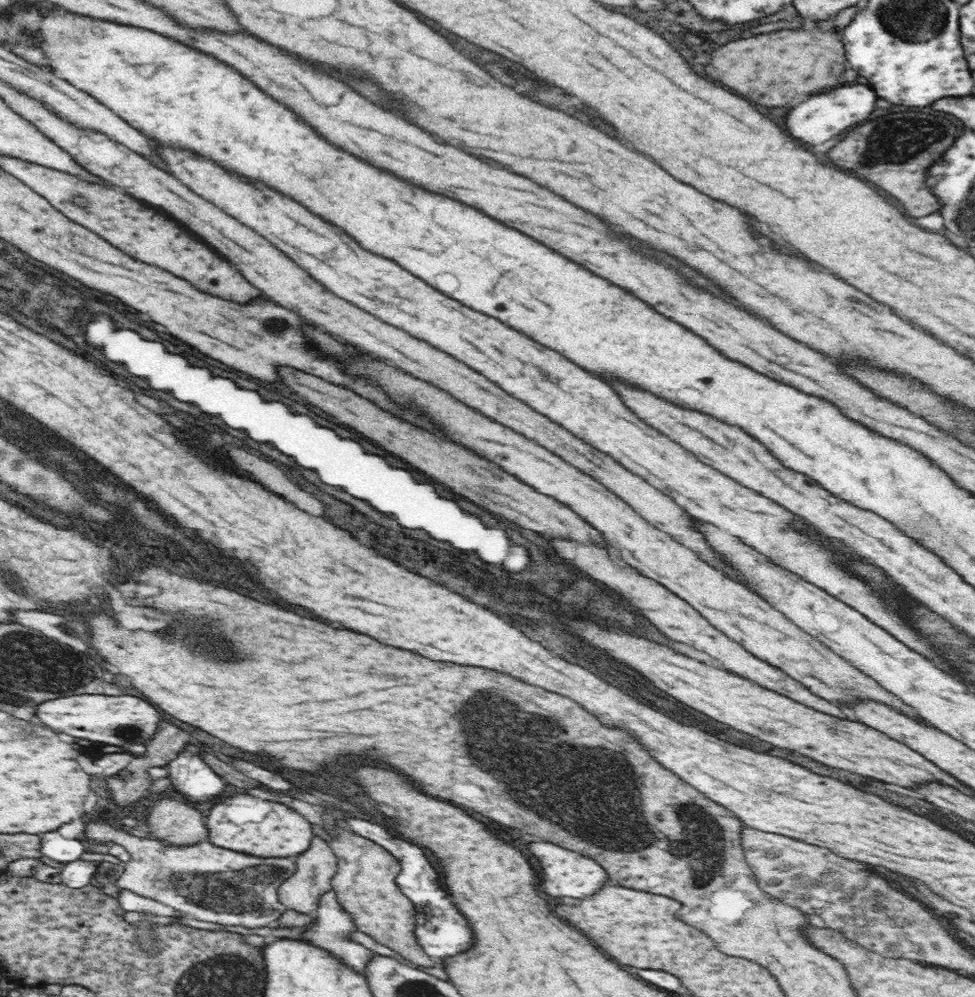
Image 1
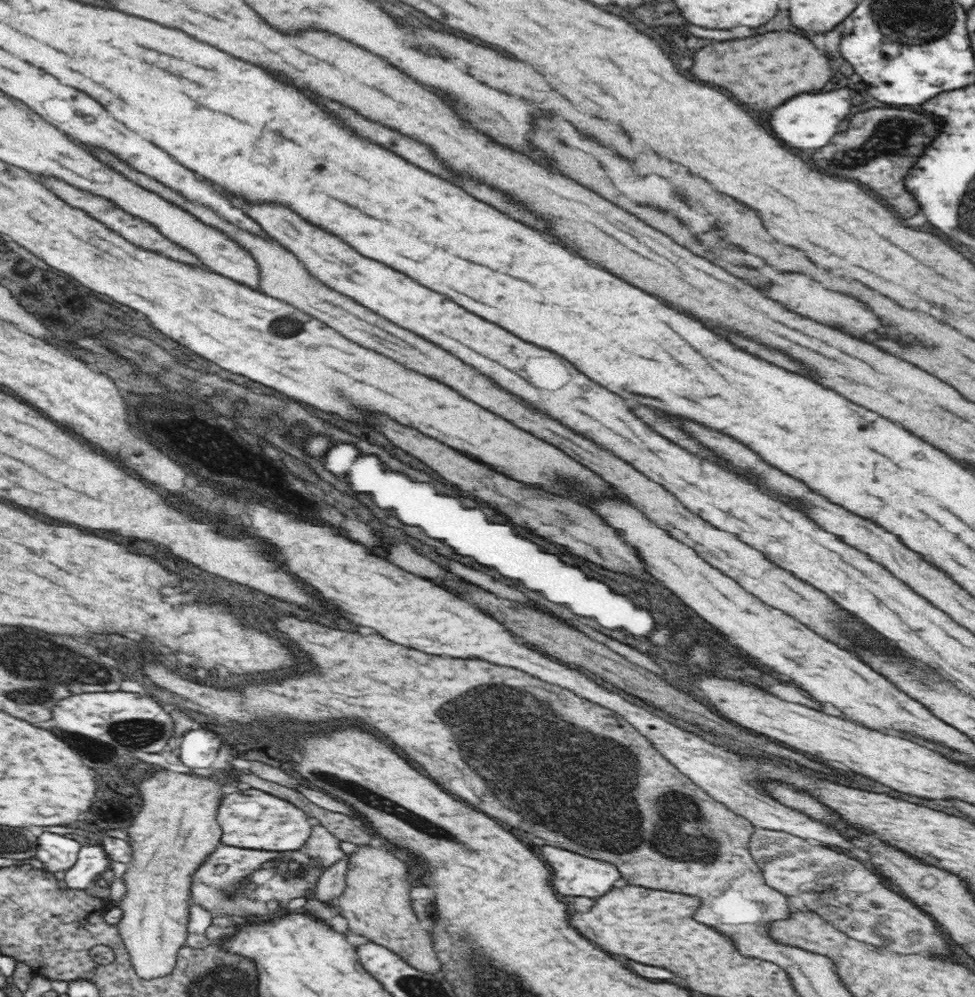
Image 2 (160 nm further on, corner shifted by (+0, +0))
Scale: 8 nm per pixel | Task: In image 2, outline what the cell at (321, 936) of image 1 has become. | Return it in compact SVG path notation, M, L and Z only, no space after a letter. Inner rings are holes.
M340 859L334 866L328 867L319 876L314 890L314 896L327 904L337 908L338 897L345 889L345 876L348 874L348 860Z

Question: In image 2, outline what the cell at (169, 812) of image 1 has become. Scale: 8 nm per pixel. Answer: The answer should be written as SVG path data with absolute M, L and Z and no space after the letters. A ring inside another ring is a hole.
M164 768L148 773L144 780L136 783L144 806L126 830L132 855L123 874L126 895L122 897L120 906L117 906L122 910L122 919L117 928L120 929L119 935L130 955L135 973L144 980L152 980L172 972L176 966L178 950L186 945L187 926L194 907L190 902L193 874L220 846L220 826L216 822L216 812L222 798L222 784L222 778L210 774L201 776L198 773L174 772Z

